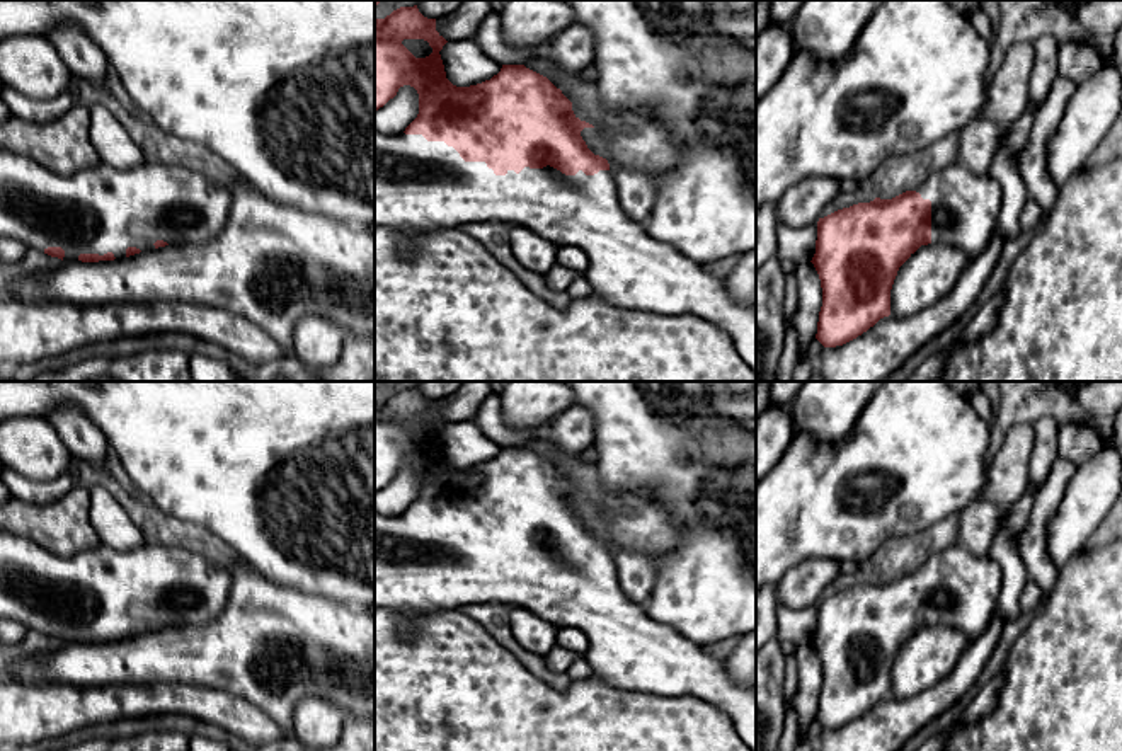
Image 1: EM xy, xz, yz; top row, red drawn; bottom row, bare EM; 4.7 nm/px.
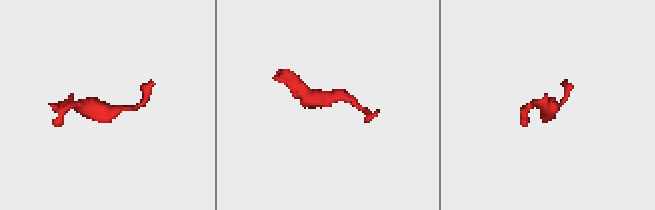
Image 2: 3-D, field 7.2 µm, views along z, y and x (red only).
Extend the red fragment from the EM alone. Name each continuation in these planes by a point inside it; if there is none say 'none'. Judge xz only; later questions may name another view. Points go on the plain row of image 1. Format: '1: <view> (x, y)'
1: xz (421, 567)

